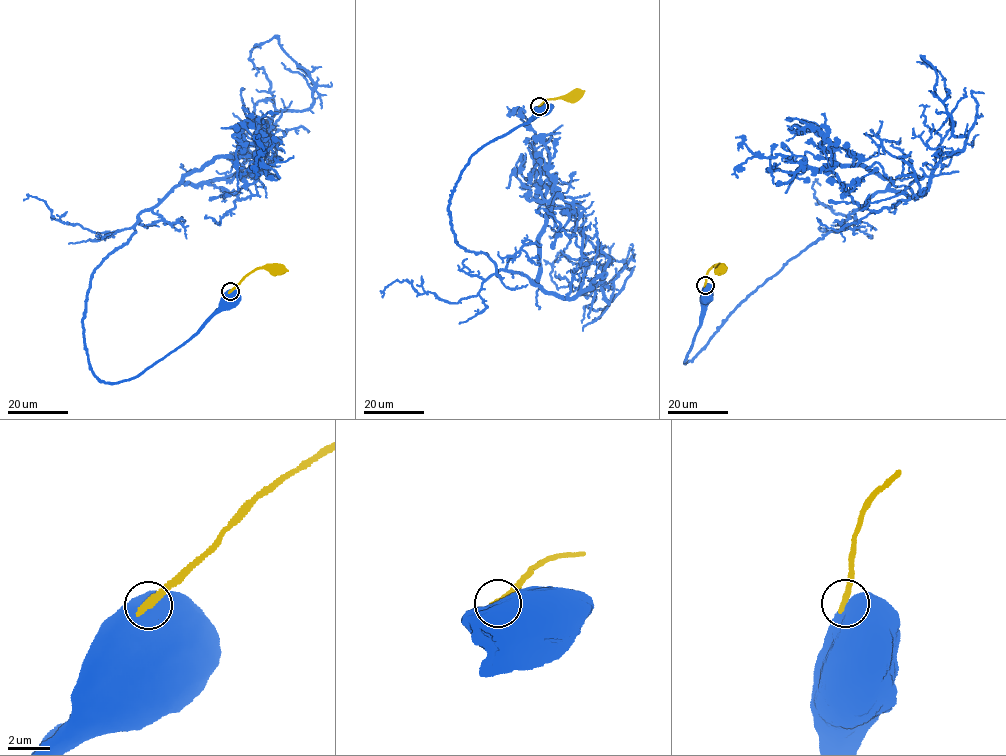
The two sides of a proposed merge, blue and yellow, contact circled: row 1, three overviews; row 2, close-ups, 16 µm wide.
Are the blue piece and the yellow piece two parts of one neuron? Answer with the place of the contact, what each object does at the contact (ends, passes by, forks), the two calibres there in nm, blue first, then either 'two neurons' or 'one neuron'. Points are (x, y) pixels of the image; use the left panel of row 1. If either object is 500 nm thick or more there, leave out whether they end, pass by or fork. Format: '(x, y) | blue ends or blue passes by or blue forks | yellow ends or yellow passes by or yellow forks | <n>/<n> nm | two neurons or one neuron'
(230, 291) | 900/320 nm | two neurons

